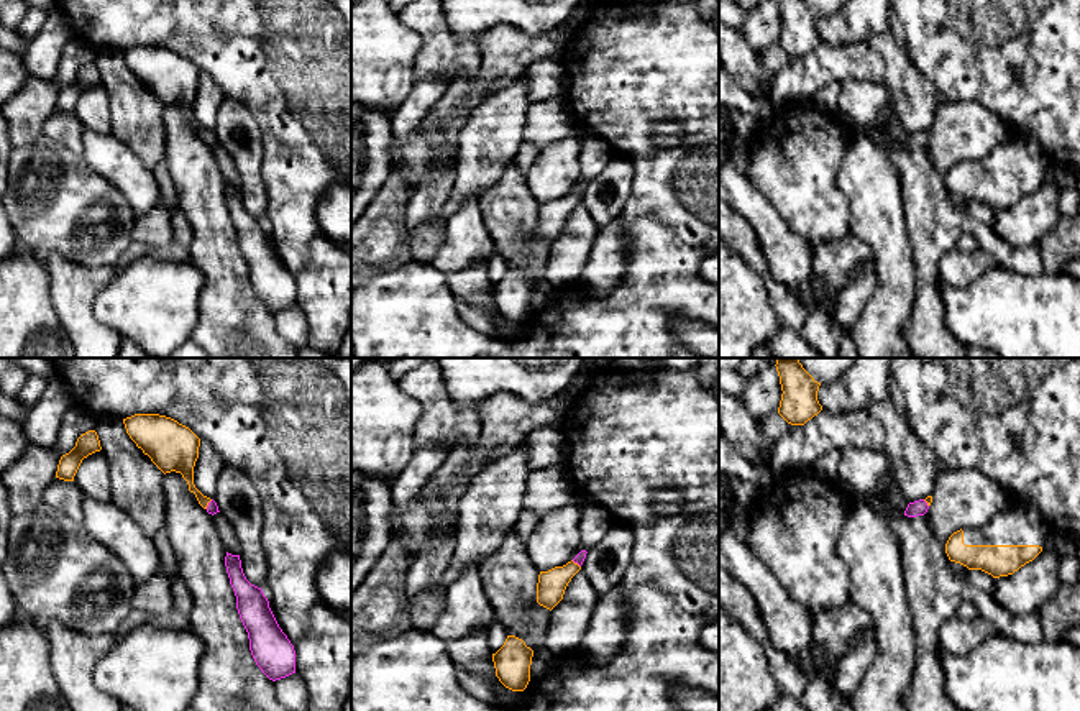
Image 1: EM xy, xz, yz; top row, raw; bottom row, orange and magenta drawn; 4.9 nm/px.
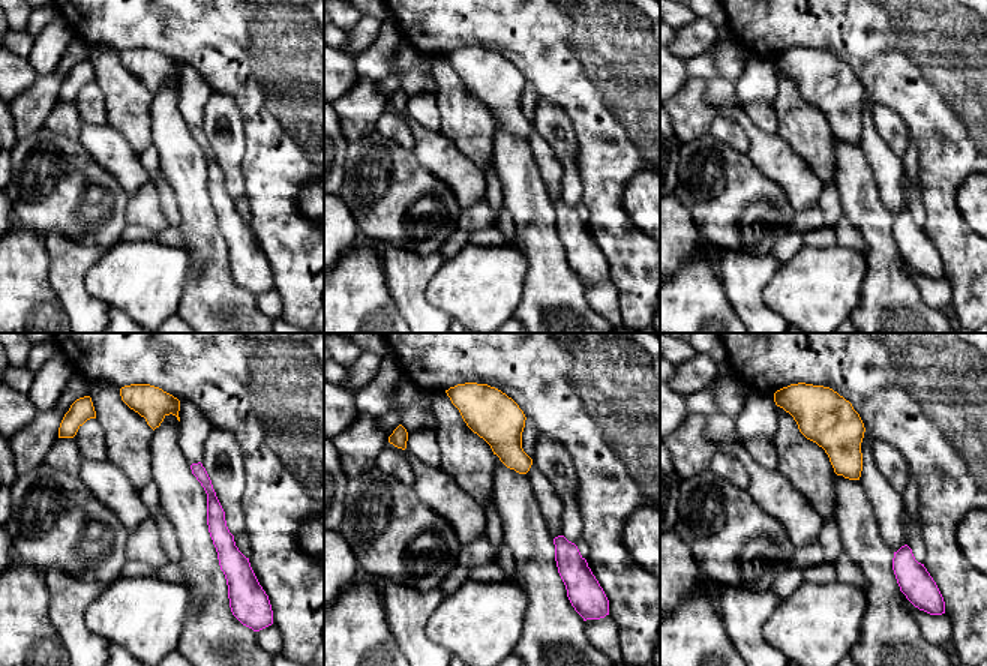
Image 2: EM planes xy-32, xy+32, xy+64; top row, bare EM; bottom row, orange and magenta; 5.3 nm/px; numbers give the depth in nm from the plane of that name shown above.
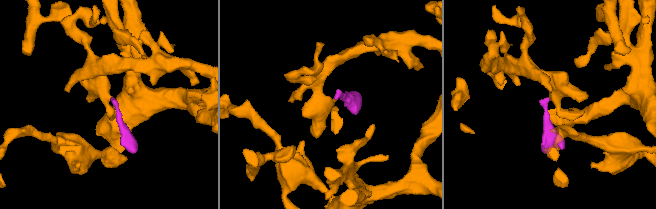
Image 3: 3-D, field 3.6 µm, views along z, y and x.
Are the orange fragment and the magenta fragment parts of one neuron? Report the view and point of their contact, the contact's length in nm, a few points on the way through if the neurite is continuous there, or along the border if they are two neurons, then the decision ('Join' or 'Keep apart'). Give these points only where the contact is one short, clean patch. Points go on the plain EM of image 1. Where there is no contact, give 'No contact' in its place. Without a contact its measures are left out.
Touches orange at xy (207, 137). Shared border 60 nm. Path across: xy (183, 92), (191, 119), (207, 137), (212, 140). Join

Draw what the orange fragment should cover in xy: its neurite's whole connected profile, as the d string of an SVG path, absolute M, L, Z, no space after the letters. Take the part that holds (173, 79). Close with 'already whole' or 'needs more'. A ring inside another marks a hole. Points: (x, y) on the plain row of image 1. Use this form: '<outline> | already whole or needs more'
M135 46L123 51L126 66L144 87L166 107L181 105L199 136L217 146L218 138L194 117L194 99L199 90L200 71L177 53L159 46Z | needs more

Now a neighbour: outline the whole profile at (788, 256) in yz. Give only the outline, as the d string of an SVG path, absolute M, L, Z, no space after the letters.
M734 161L719 169L719 197L750 222L771 276L804 302L812 261L803 238L789 230L763 194L739 172Z

